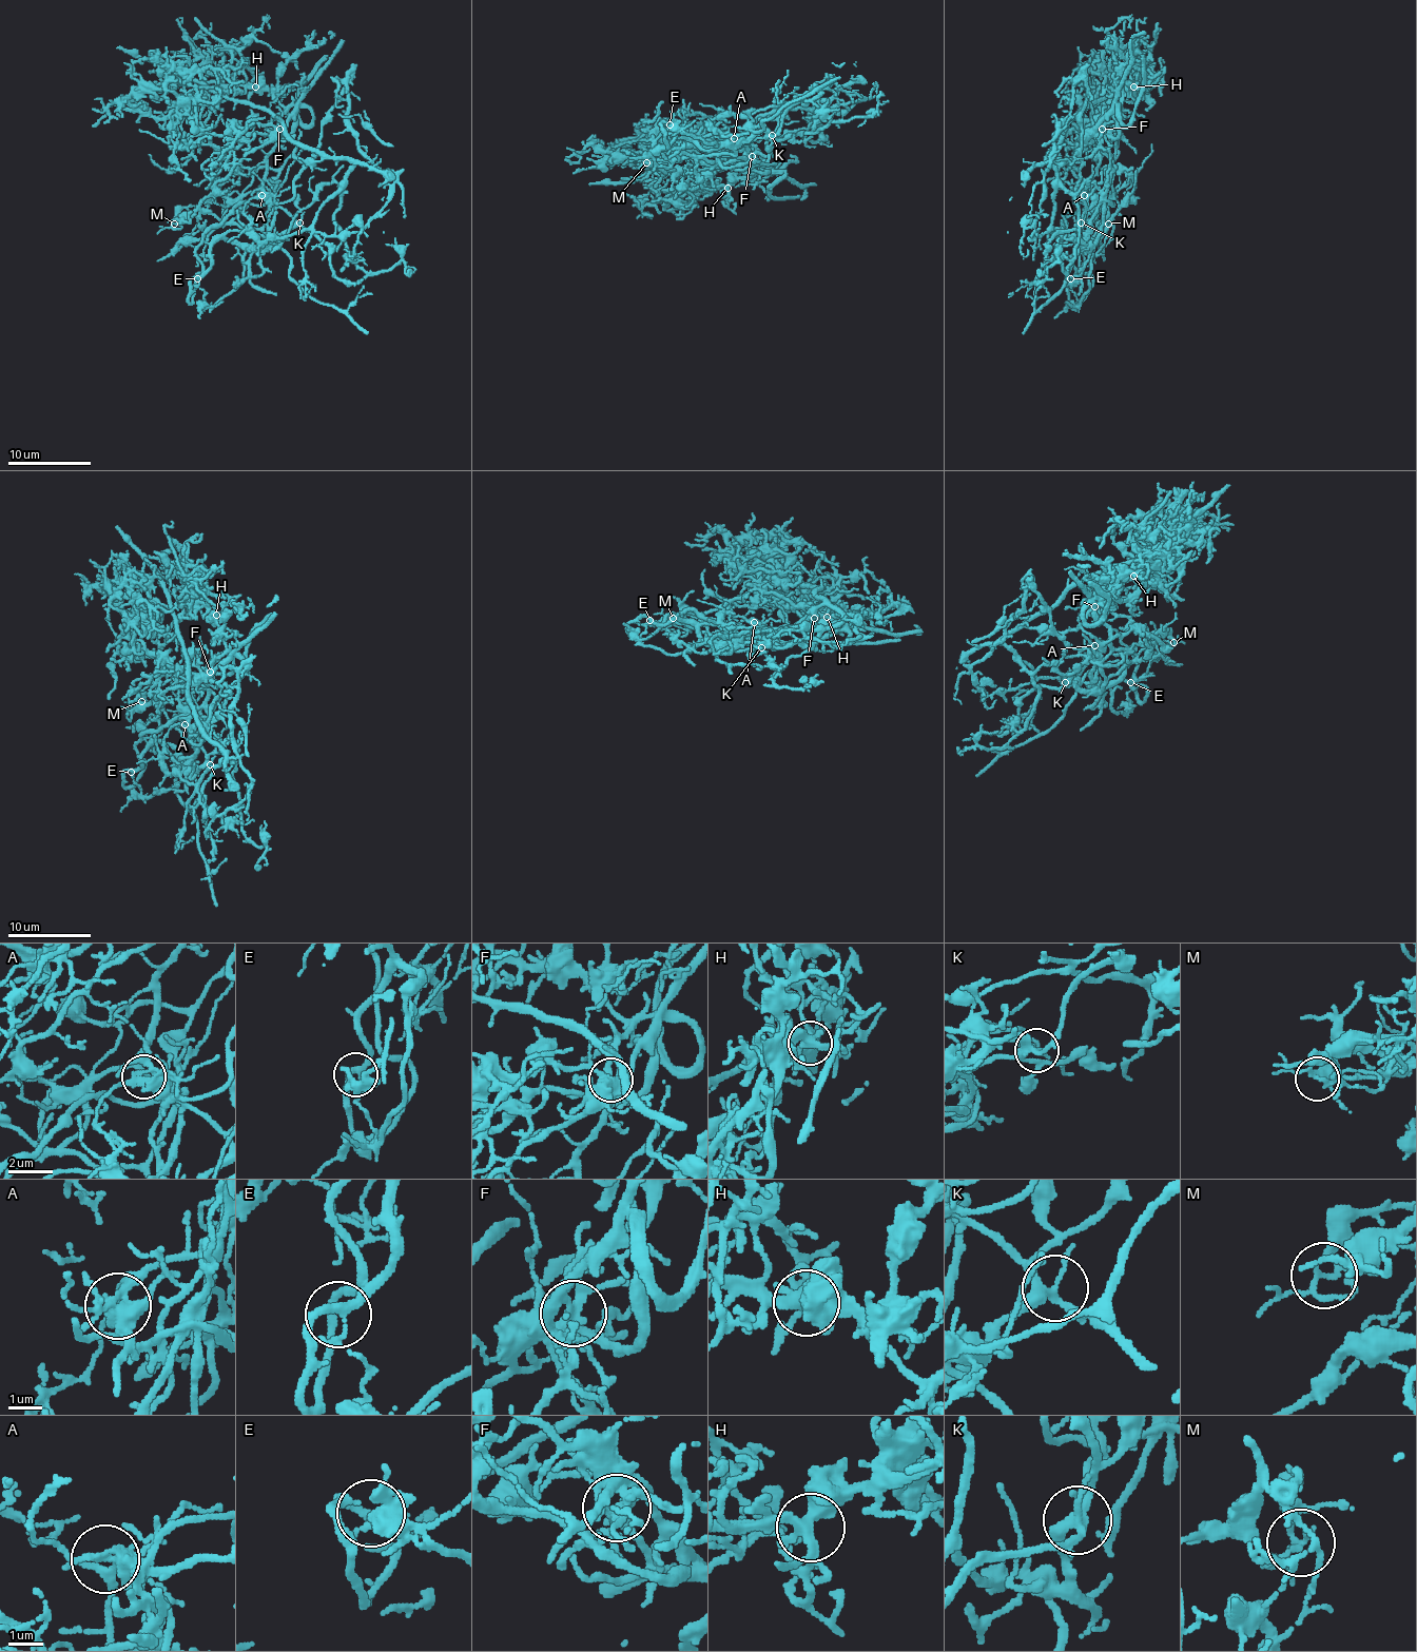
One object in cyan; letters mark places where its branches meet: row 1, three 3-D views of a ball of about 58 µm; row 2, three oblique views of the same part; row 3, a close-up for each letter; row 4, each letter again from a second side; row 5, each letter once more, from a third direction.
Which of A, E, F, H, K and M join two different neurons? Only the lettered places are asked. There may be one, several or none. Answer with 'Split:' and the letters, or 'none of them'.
Split: A, F, M

